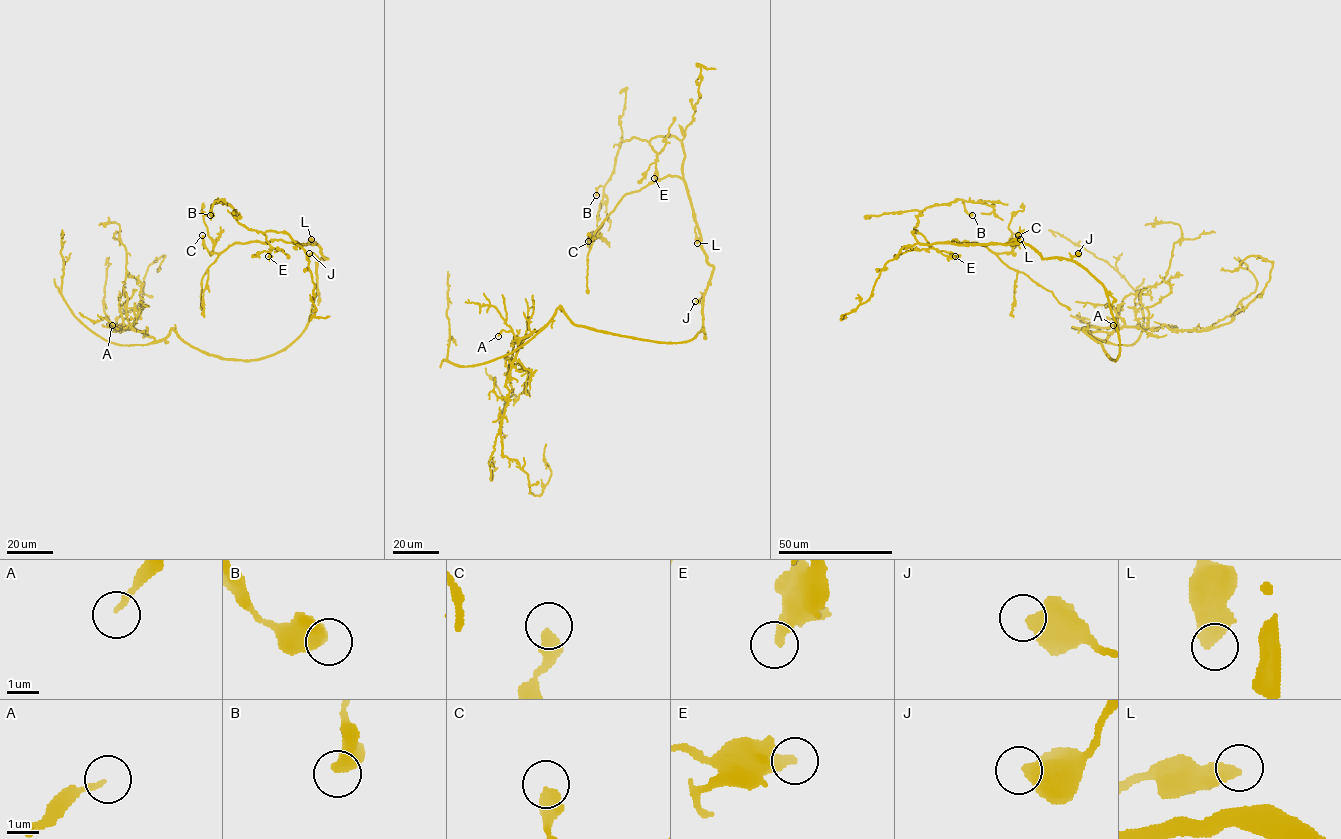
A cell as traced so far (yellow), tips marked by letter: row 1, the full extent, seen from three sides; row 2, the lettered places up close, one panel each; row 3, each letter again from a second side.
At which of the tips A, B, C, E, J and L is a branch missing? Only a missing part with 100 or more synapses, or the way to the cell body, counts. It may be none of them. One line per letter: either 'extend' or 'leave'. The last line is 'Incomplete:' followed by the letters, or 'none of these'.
A: leave
B: leave
C: leave
E: leave
J: leave
L: leave
Incomplete: none of these

